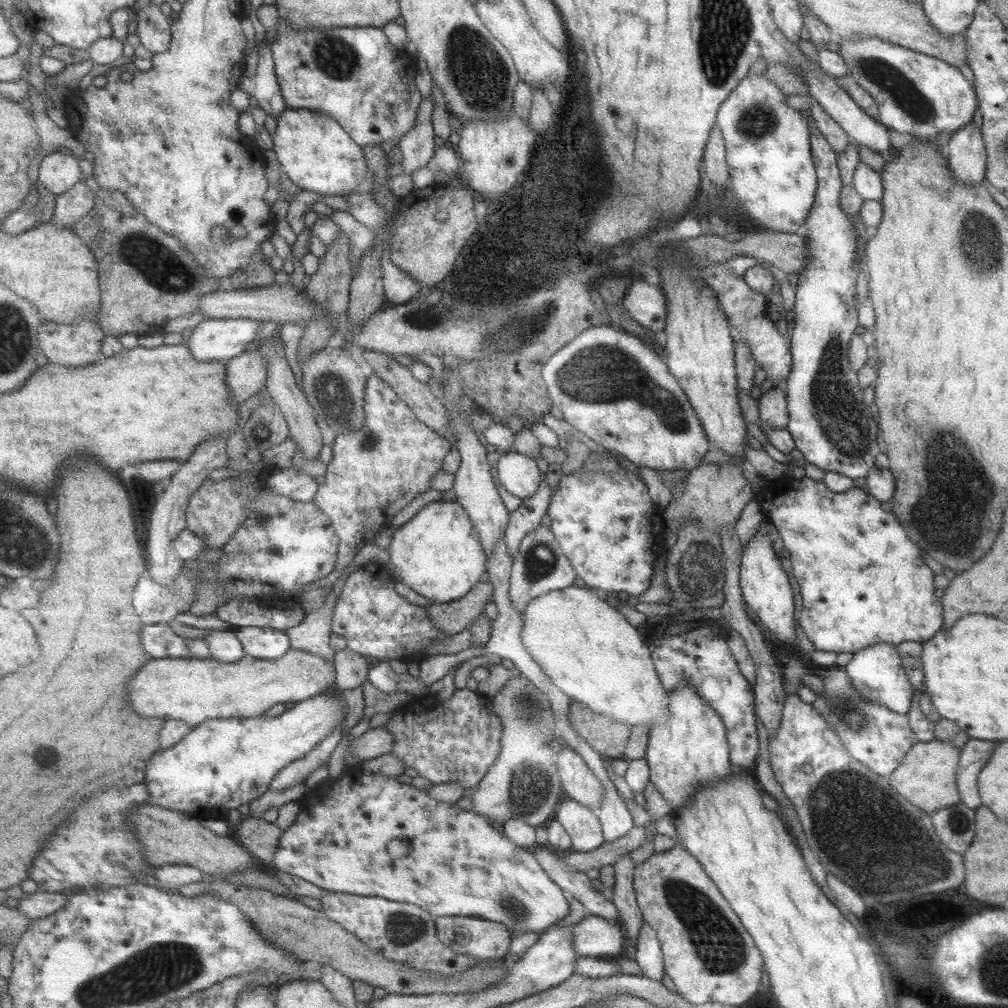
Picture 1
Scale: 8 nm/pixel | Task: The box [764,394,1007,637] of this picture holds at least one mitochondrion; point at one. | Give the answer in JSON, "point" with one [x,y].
{"point":[963,476]}

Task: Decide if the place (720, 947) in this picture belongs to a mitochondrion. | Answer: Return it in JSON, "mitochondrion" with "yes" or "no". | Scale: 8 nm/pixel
{"mitochondrion":"yes"}

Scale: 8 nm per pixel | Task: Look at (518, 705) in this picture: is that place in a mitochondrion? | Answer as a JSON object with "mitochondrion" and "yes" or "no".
{"mitochondrion":"yes"}

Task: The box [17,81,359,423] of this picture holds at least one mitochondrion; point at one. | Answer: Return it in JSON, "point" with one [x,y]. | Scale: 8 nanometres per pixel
{"point":[162,267]}

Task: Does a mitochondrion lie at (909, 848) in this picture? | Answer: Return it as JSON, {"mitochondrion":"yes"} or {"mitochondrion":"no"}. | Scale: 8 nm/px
{"mitochondrion":"yes"}

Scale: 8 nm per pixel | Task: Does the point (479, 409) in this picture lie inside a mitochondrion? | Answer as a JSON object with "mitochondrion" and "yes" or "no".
{"mitochondrion":"no"}

